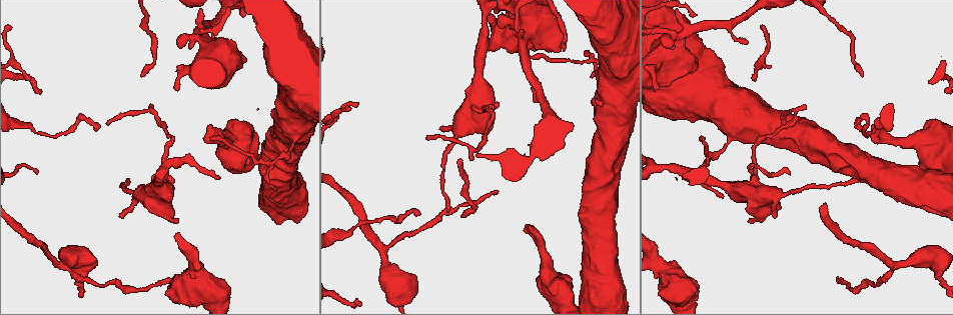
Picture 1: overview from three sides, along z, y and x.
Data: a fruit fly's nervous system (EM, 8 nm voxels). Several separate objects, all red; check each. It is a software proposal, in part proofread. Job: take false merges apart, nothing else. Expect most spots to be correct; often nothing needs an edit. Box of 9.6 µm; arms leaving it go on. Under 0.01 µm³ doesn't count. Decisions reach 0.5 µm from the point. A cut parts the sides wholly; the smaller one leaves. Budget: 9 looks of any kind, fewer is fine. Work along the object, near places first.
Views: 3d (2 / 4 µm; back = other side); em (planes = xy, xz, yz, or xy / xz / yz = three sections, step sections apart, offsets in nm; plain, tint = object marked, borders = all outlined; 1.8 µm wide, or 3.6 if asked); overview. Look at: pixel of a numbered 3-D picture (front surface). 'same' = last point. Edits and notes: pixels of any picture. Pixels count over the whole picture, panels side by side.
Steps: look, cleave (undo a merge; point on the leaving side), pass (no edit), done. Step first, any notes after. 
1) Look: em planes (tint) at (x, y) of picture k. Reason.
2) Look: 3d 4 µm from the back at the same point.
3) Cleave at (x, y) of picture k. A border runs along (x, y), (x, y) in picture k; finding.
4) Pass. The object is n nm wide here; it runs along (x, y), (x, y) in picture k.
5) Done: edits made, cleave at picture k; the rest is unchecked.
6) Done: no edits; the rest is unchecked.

Look: 3d 4 µm at (940, 153) of picture 1. Thick turns thin.

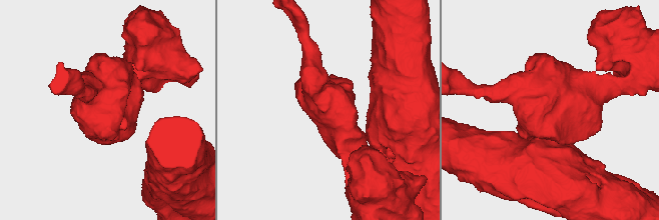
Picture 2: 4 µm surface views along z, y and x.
Look: em 3.6 µm xy step 8 (tint) at (104, 107) of picture 2. Now the EM.

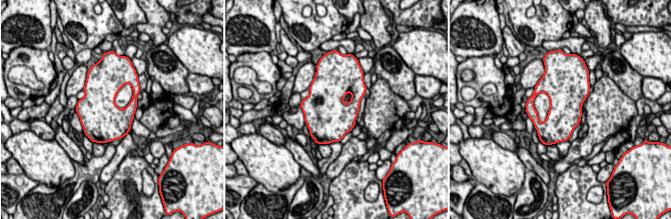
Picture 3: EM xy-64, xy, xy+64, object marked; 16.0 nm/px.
Look: em 3.6 µm xz step 8 (tint) at the same point.

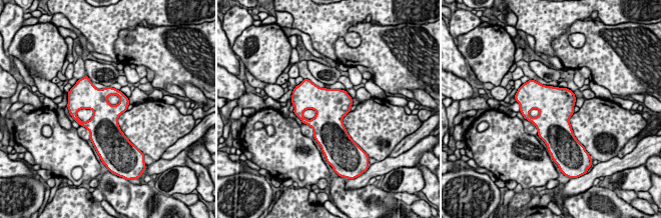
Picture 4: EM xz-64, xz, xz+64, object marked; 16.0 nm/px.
Pass. All the same neuron.

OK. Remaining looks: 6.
Look: 3d 2 µm at (864, 117) of picture 1. Sharp bend.

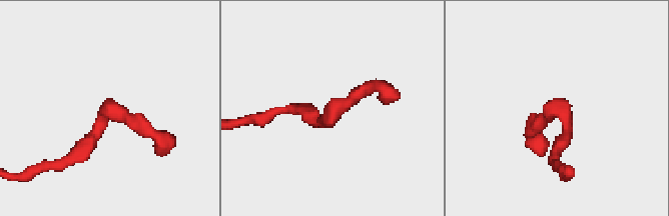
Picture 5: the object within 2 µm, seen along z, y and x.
Look: em planes (tint) at (556, 111) of picture 5.

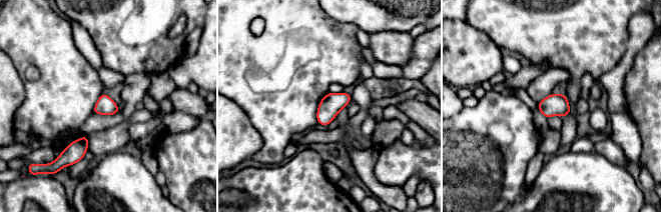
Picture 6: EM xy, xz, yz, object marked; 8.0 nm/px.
Pass. All the same neuron.

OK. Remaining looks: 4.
Look: 3d 4 µm at (939, 280) of picture 1. Calibre changes.

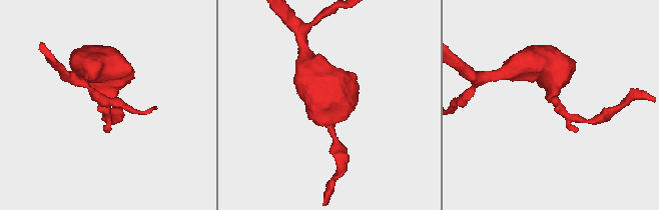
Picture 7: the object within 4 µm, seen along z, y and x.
Look: em 3.6 µm yz step 16 (tint) at (556, 102) of picture 7. Now the EM.

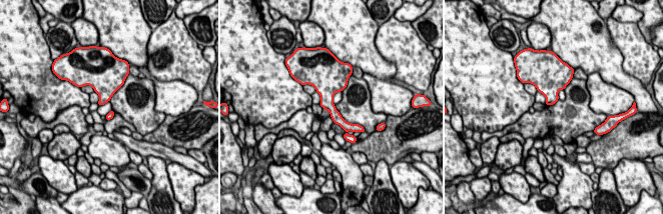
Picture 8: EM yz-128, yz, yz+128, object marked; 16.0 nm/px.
Look: em 3.6 µm planes (tint) at the same point. Cut it another way.

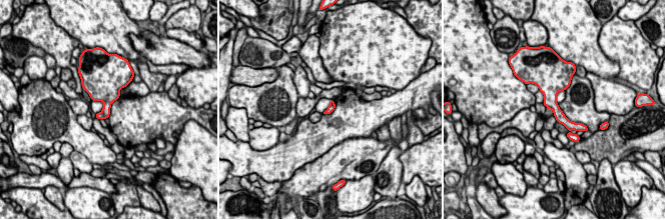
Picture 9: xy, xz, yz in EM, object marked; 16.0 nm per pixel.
Pass. The object is 120 nm wide here; continuous, no second neuron.

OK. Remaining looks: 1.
Done: no edits; the rest is unchecked.

